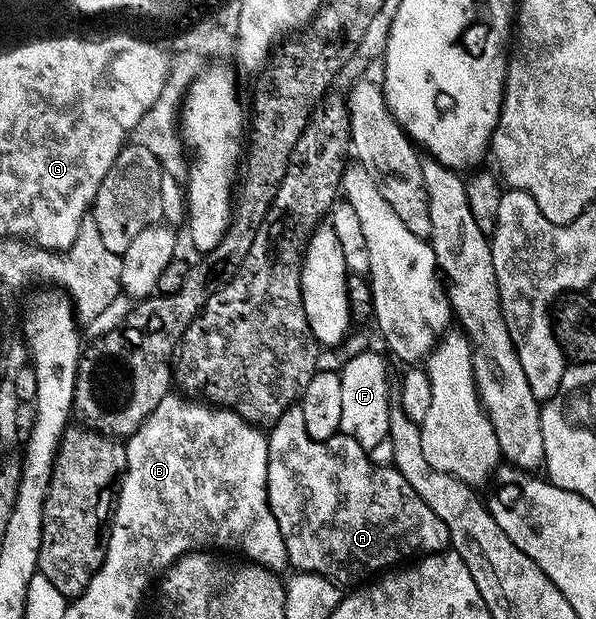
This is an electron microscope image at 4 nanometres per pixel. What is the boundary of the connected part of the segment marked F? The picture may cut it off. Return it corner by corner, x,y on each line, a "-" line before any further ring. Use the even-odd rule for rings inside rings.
362,351
340,367
340,425
341,434
352,437
361,447
373,449
387,442
390,434
390,383
386,380
386,363
374,351

